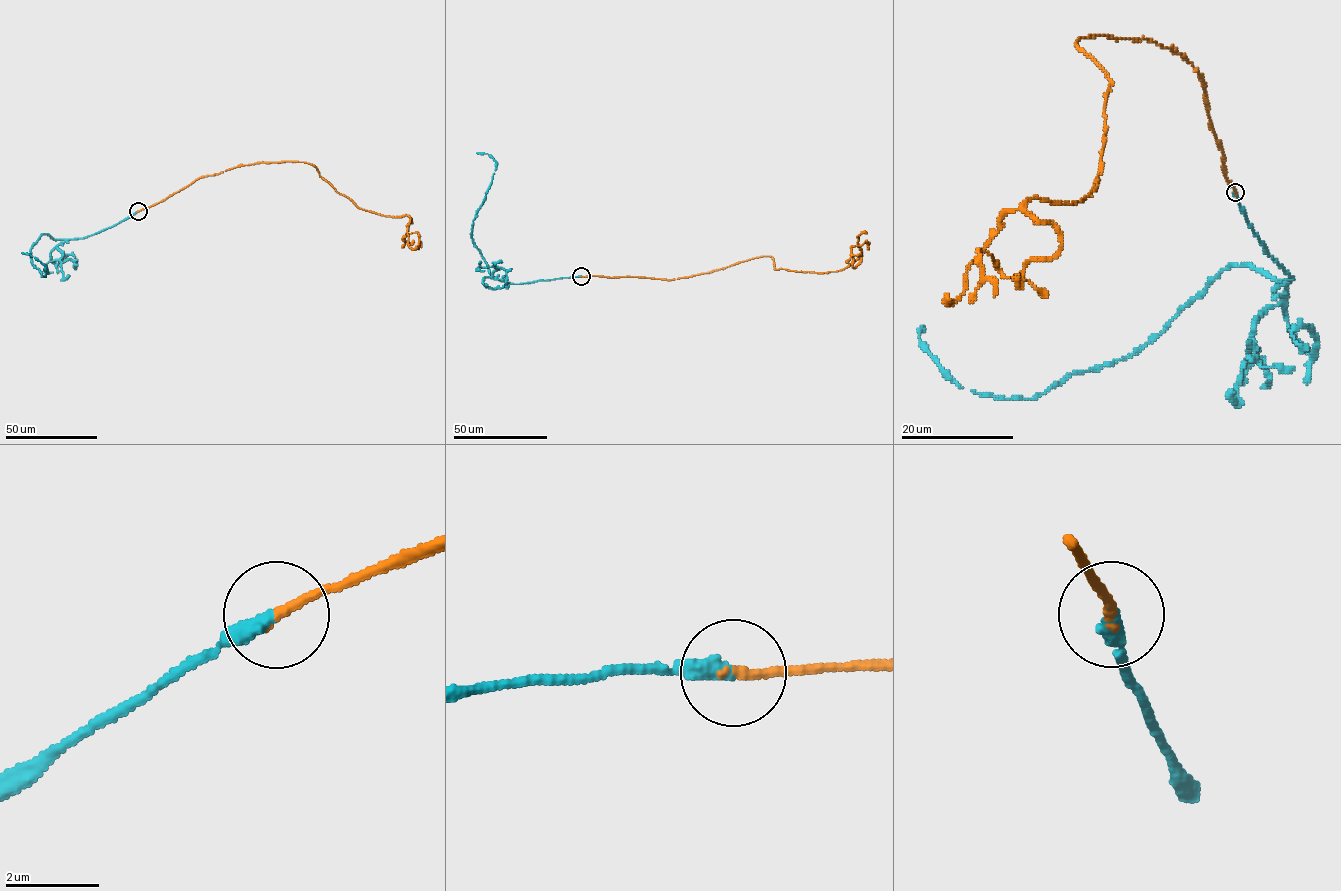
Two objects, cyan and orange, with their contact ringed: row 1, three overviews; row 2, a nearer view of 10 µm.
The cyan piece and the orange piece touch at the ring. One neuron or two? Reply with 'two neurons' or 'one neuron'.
one neuron

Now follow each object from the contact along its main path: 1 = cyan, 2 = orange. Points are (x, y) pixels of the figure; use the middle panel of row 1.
1: (581, 276), (511, 284), (491, 274), (471, 232), (496, 162), (489, 154), (477, 152)
2: (581, 276), (669, 280), (766, 256), (775, 269), (824, 272), (861, 257), (854, 268), (851, 247), (866, 240)

